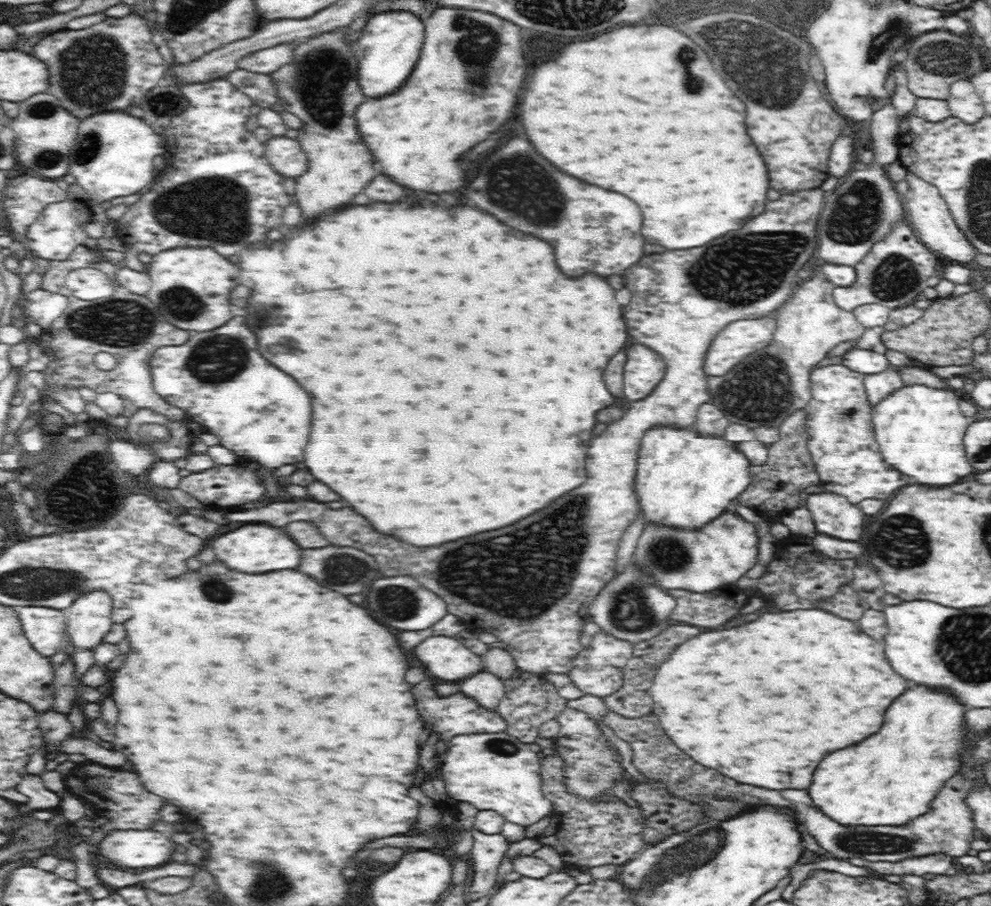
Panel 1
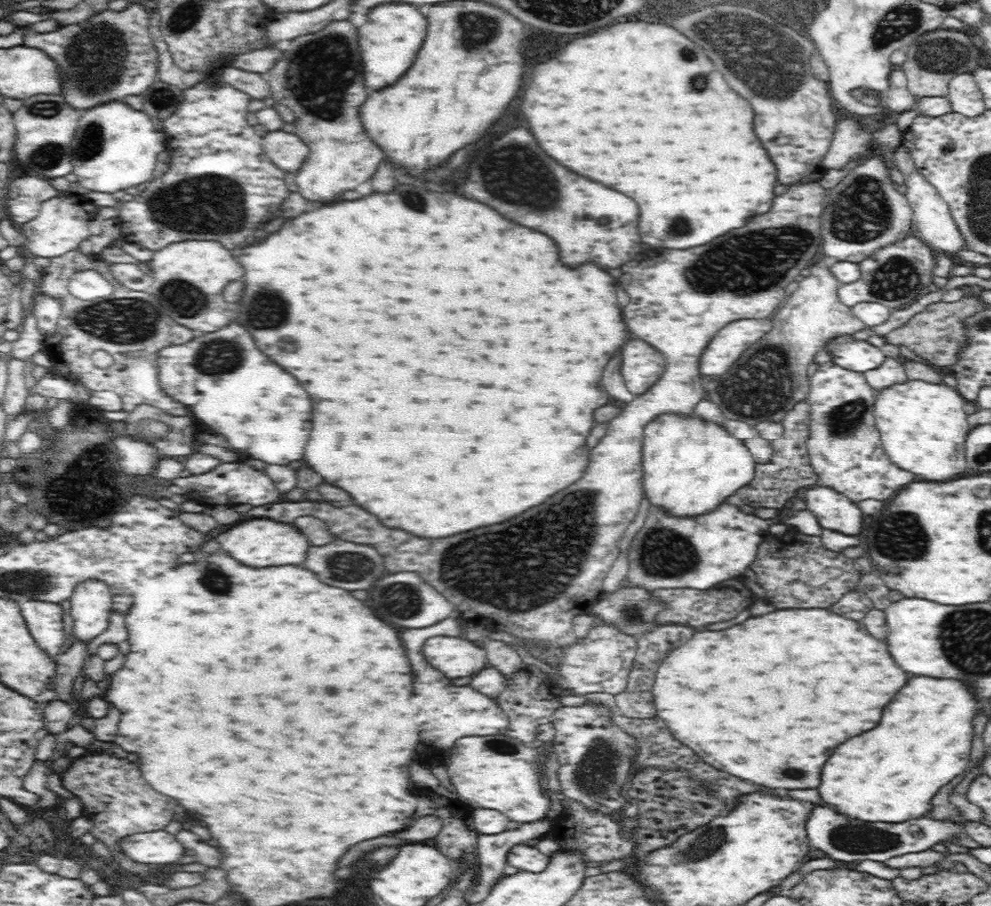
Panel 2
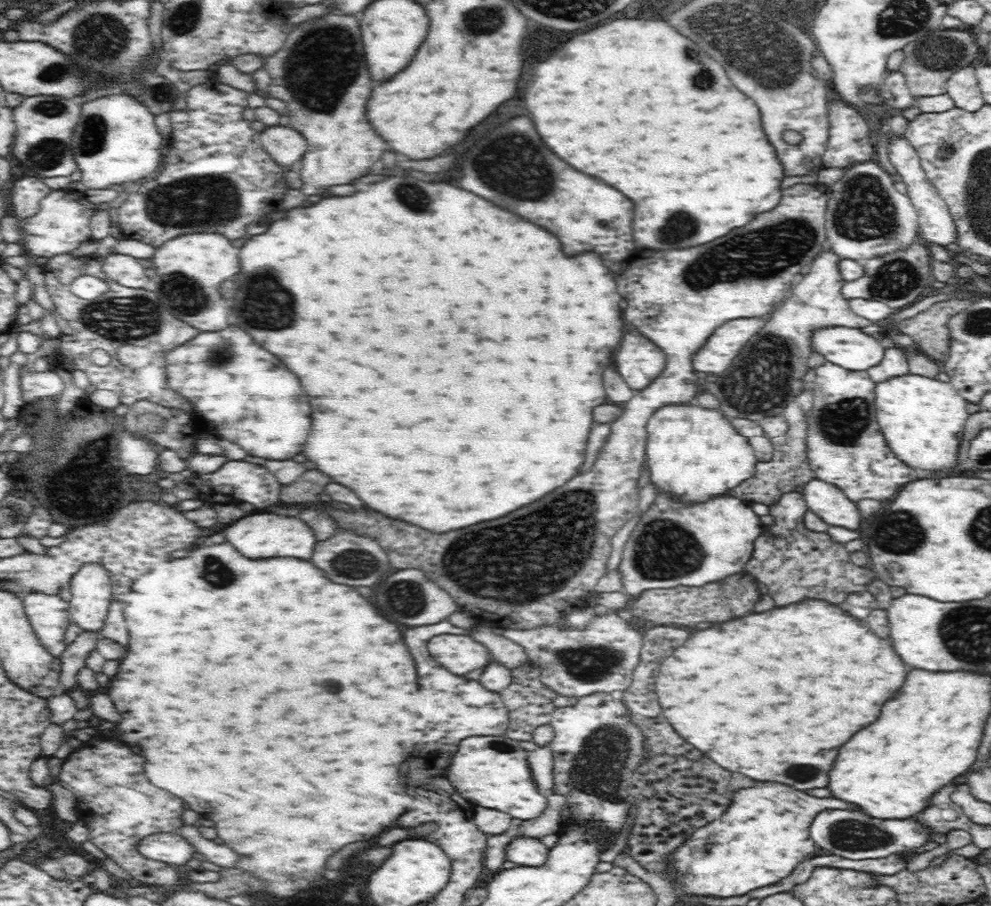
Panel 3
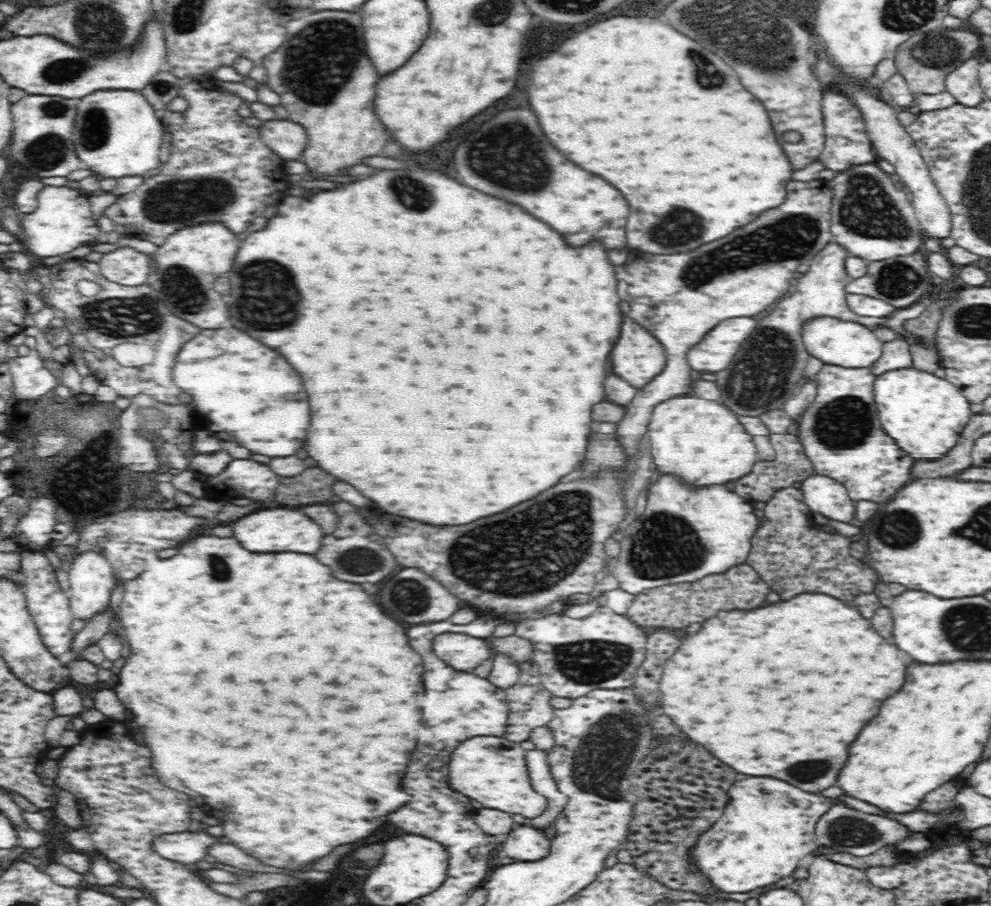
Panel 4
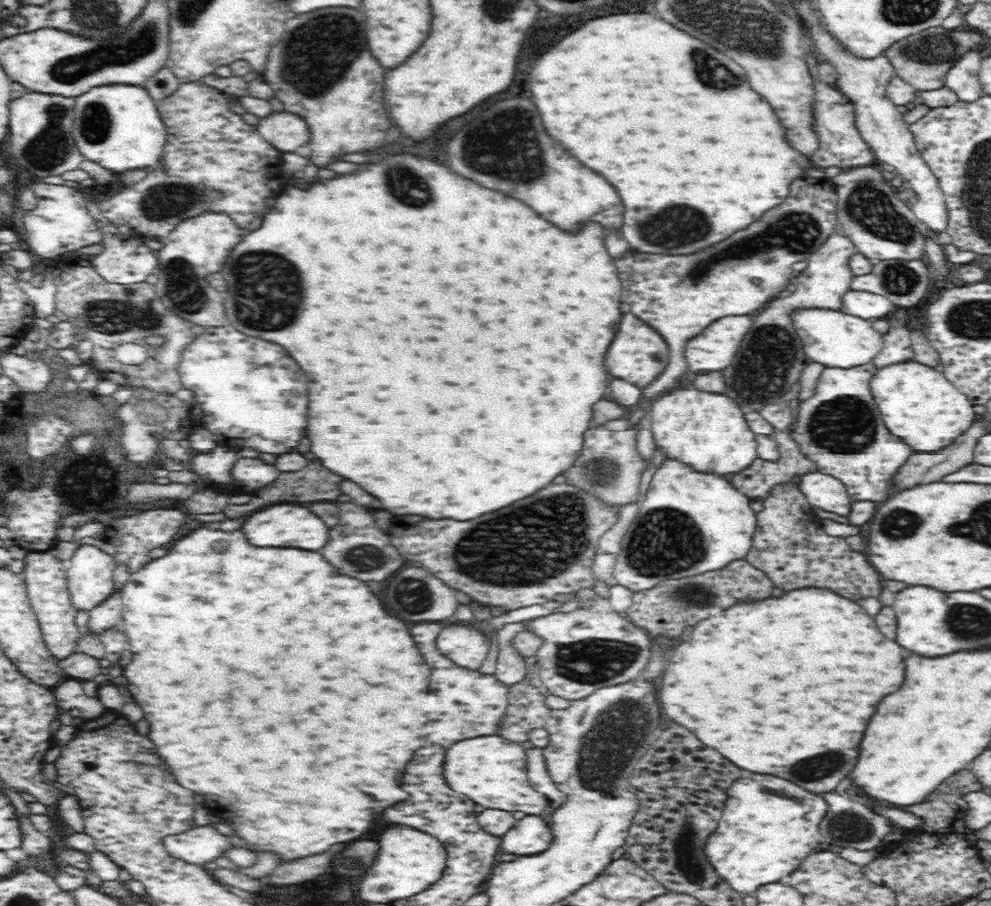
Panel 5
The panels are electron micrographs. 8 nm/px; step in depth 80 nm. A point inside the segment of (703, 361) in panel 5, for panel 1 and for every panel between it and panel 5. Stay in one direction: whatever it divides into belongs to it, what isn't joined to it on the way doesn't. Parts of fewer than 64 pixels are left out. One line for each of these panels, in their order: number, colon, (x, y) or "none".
1: (739, 339)
2: (727, 345)
3: (724, 344)
4: (715, 352)

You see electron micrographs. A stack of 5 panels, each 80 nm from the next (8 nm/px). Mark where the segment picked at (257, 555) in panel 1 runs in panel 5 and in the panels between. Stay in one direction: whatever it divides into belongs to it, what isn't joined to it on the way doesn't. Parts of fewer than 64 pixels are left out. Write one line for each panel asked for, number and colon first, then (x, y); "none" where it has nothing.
2: (258, 542)
3: (264, 535)
4: (280, 530)
5: (284, 524)

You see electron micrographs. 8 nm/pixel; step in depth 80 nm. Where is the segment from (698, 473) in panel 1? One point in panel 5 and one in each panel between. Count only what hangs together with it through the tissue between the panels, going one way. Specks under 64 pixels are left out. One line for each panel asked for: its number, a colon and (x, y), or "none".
2: (690, 464)
3: (694, 451)
4: (702, 441)
5: (707, 430)

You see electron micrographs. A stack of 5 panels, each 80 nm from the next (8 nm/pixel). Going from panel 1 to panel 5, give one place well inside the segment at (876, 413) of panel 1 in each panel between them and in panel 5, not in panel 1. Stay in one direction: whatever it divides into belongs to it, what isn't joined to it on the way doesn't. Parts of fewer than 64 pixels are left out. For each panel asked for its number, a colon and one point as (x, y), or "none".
2: (922, 426)
3: (922, 419)
4: (924, 414)
5: (918, 404)

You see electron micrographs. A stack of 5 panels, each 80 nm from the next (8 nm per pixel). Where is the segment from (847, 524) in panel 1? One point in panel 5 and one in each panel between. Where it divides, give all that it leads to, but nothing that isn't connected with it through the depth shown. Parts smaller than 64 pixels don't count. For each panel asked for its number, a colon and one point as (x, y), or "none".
2: (834, 511)
3: (829, 502)
4: (824, 495)
5: (822, 490)

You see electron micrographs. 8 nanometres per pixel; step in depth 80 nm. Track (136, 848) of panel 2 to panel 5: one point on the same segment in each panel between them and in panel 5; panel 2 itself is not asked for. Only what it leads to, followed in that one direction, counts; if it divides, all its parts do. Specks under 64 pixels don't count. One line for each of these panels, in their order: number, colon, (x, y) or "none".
3: (170, 848)
4: (189, 847)
5: (200, 845)

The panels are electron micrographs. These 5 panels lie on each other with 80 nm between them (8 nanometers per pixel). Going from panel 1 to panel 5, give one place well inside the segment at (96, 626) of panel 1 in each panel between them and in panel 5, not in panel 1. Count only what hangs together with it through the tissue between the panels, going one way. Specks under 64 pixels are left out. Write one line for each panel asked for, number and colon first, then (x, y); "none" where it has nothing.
2: (91, 603)
3: (91, 591)
4: (91, 579)
5: (90, 580)

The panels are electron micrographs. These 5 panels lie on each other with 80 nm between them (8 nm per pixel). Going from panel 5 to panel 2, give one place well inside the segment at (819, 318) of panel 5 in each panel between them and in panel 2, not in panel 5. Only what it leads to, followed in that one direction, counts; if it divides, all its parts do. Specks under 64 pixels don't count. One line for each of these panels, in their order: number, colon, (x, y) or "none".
2: (859, 355)
3: (853, 349)
4: (835, 342)

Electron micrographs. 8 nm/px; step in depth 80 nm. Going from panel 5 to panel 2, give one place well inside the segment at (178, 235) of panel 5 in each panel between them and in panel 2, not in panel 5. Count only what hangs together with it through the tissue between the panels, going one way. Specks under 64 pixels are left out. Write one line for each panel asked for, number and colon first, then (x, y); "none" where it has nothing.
2: (207, 264)
3: (202, 256)
4: (209, 251)

